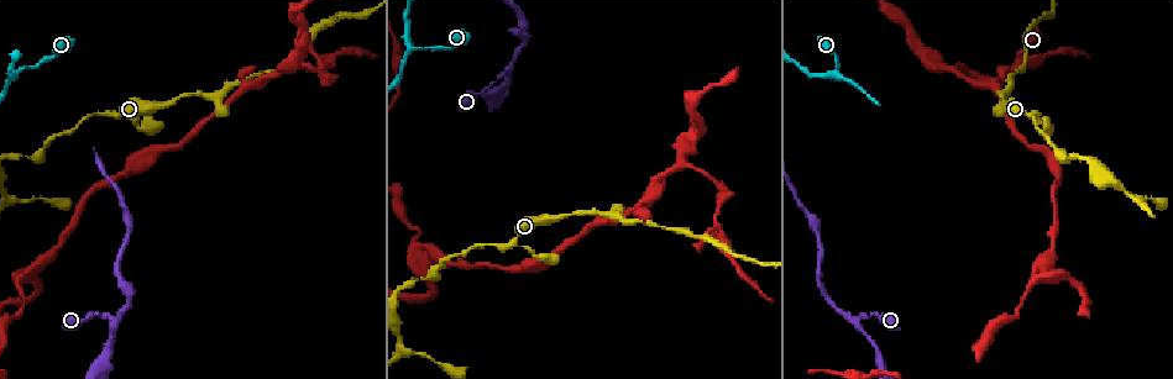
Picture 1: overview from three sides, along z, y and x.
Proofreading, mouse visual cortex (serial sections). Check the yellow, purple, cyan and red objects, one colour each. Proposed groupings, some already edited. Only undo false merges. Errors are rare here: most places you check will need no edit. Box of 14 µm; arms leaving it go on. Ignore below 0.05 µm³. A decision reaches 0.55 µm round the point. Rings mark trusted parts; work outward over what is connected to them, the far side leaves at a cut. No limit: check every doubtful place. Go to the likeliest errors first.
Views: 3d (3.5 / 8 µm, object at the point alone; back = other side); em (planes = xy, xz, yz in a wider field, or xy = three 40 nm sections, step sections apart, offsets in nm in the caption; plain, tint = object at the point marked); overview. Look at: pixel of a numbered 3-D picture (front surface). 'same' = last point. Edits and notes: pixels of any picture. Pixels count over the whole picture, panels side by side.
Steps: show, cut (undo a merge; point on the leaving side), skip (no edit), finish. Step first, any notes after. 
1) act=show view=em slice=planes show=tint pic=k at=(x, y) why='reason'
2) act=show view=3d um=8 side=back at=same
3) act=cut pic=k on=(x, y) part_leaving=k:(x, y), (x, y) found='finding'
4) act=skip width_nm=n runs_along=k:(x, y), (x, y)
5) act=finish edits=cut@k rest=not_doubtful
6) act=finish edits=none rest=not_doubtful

act=show view=em slice=xy step=5 show=tint pic=1 at=(409, 50) why='three-way junction'

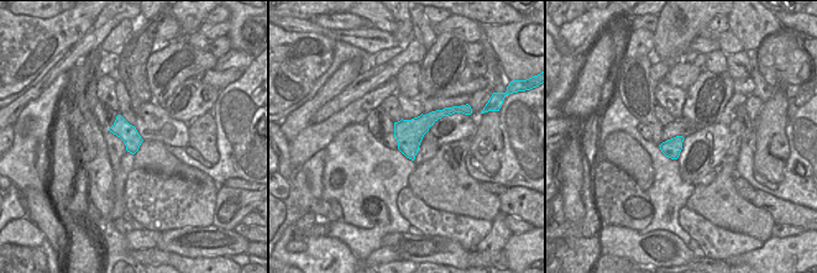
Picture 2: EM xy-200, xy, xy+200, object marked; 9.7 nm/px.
act=show view=3d um=3.5 side=back at=same

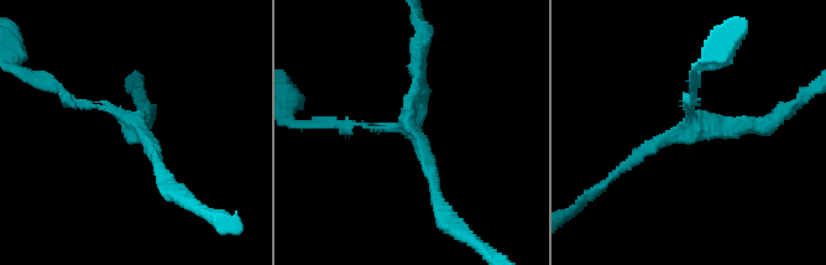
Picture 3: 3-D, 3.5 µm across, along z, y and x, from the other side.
act=skip runs_along=3:(333, 124), (413, 121), (421, 45) found='continuous, no second cell'

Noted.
act=show view=3d um=8 pic=1 at=(859, 324) why='three arms meet'

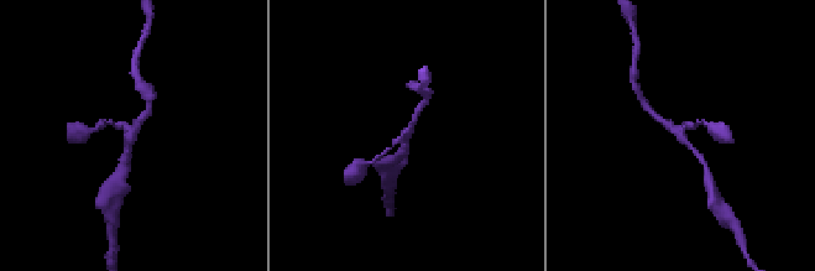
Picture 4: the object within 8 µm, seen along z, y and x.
act=show view=3d um=3.5 pic=4 at=(127, 130)

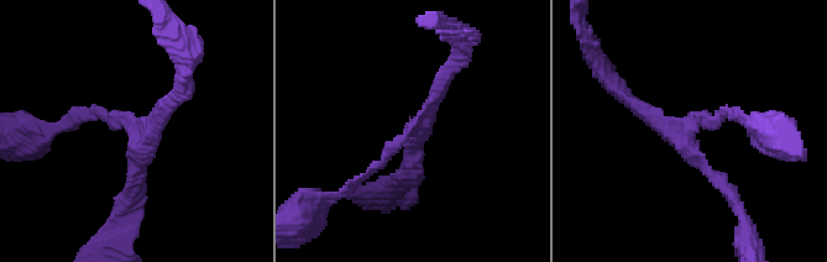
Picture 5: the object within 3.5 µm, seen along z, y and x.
act=show view=em slice=xy step=2 show=tint pic=5 at=(416, 126)

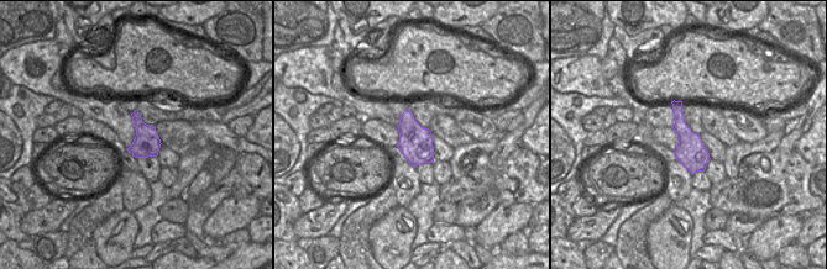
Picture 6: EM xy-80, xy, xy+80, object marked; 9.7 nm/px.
act=skip runs_along=5:(89, 116), (139, 135), (126, 200) found='all the same cell'

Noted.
act=show view=3d um=3.5 pic=1 at=(724, 194) why='sharp bend'

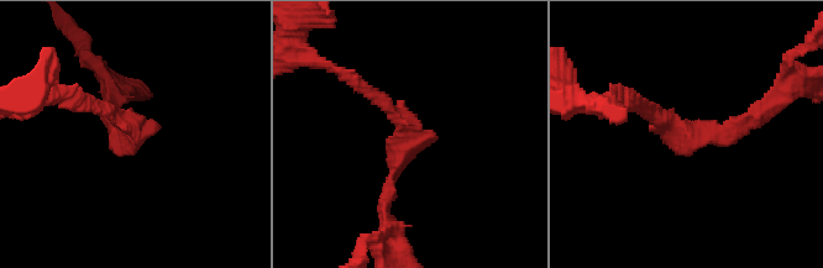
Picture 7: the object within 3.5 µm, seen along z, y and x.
act=show view=em slice=xy step=5 show=plain pic=7 at=(685, 132)

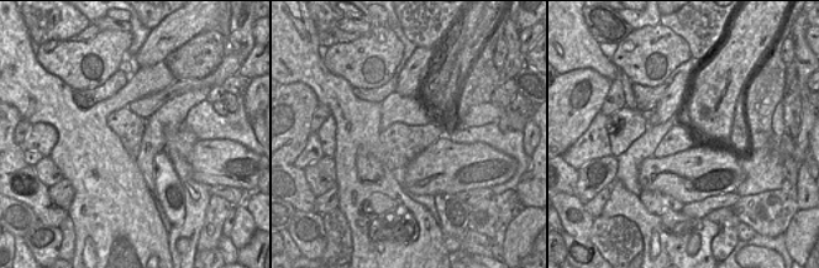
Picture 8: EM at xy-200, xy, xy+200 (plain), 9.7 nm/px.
act=show view=em slice=xy step=5 show=tint at=same

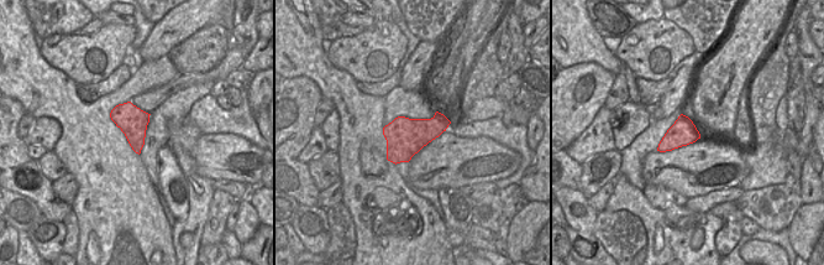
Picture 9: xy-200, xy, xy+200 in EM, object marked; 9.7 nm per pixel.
act=skip arm_widths_nm=150,200 runs_along=7:(384, 204), (407, 125), (361, 87) found='continuous, no second cell'

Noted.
act=show view=3d um=3.5 pic=1 at=(41, 265) why='side arm on a straight run'

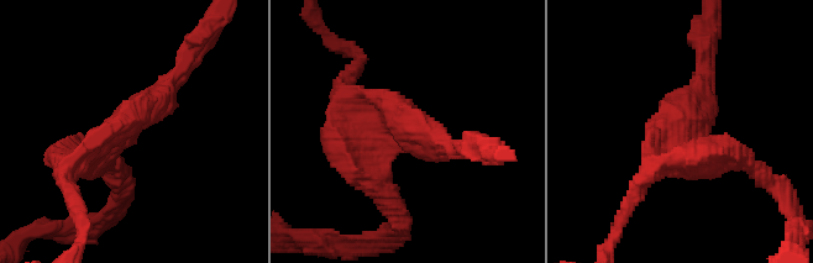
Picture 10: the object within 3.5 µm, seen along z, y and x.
act=show view=em slice=xy step=1 show=tint pic=10 at=(126, 125) arms=3 arm_widths_nm=200,250,250

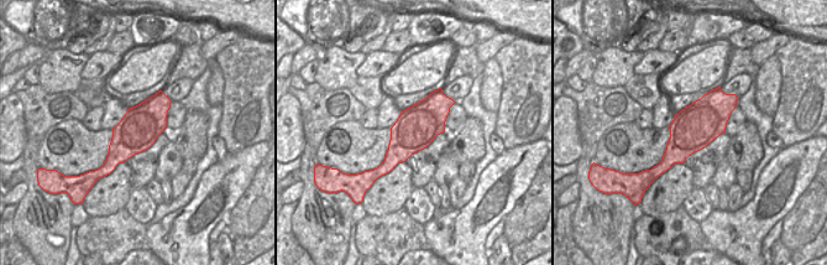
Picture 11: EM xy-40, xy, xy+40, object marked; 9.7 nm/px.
act=skip found='all the same cell'

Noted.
act=finish edits=none rest=not_doubtful

